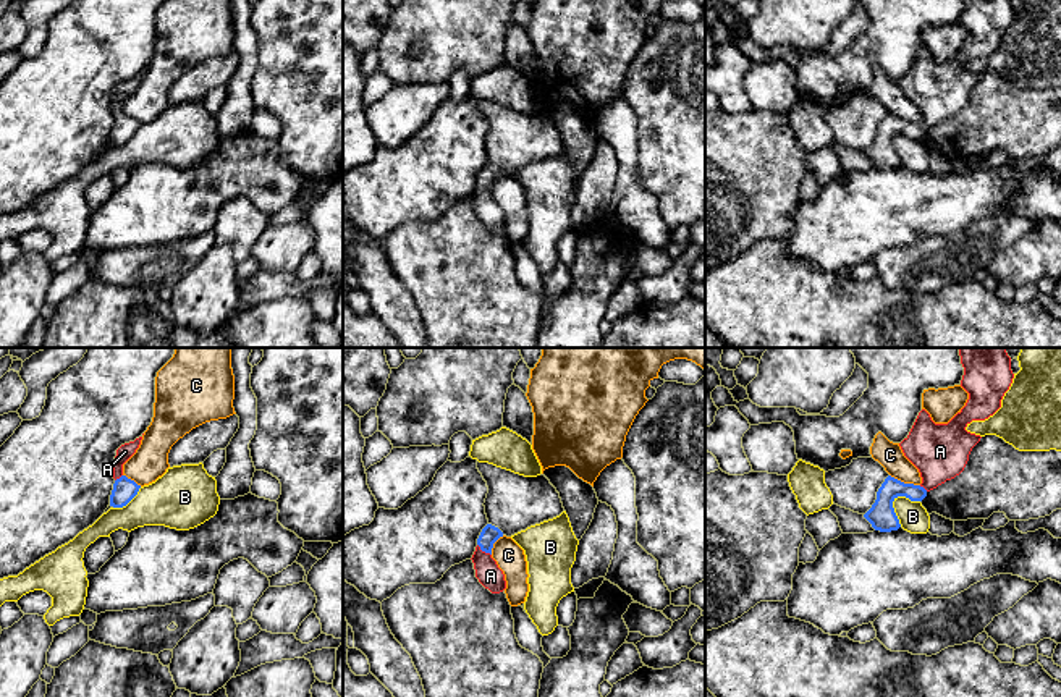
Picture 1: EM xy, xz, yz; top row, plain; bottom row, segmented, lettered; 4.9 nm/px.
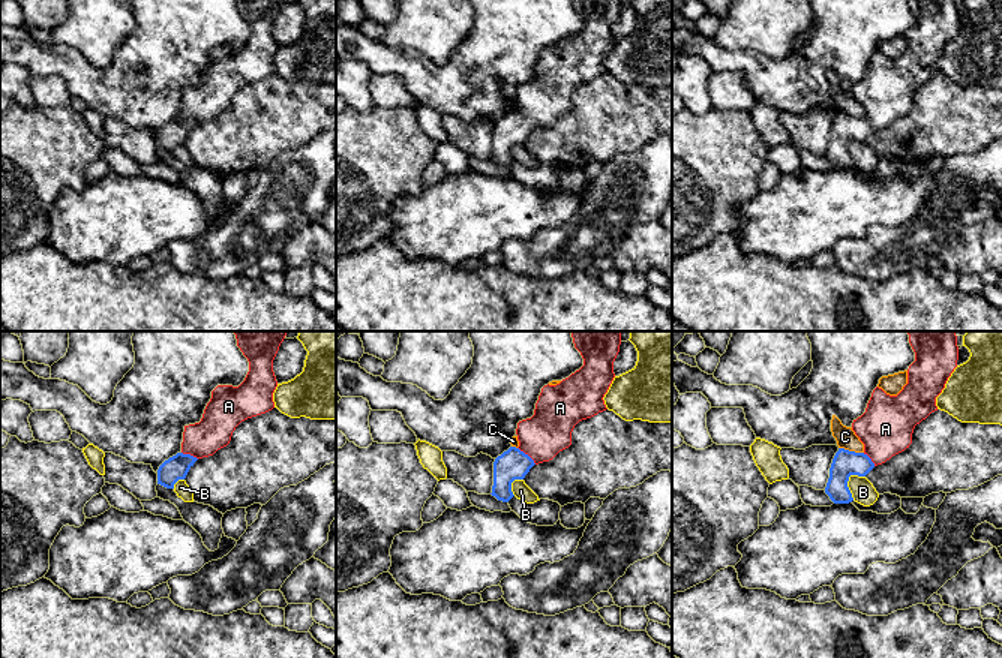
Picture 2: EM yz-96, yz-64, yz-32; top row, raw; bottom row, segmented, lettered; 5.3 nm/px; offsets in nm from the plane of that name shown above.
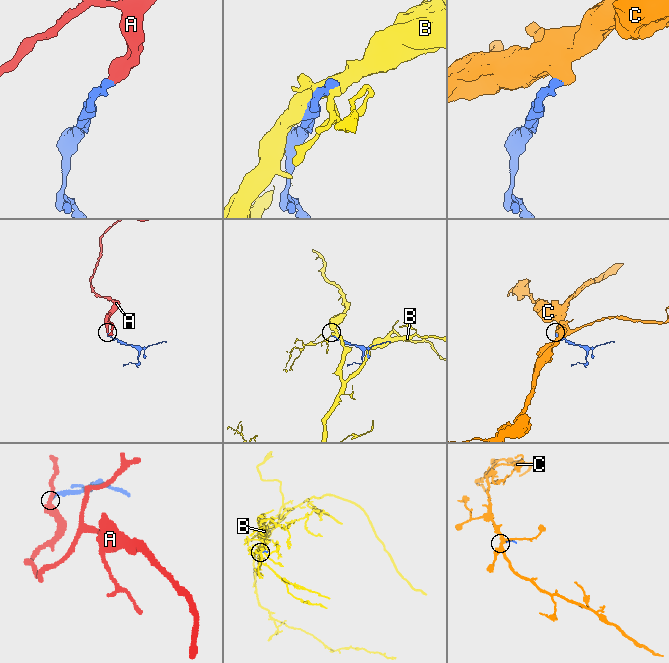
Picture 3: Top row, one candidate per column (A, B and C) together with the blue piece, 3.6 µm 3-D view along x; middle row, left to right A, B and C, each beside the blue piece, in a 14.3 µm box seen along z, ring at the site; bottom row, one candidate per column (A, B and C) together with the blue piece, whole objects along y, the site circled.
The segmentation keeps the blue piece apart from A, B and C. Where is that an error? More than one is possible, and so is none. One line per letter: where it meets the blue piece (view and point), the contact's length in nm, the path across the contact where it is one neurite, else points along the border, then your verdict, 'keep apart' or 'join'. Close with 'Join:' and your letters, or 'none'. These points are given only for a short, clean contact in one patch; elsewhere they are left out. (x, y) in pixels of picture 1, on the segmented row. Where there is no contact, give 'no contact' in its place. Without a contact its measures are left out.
A: meets blue in xz at (484, 550); contact 90 nm long; runs through xz (490, 534), (484, 550), (484, 565), (490, 576); join
B: meets blue in yz at (893, 500); contact 170 nm long; keep apart
C: meets blue in yz at (903, 482); contact 160 nm long; border along yz (890, 474), (919, 485); keep apart
Join: A

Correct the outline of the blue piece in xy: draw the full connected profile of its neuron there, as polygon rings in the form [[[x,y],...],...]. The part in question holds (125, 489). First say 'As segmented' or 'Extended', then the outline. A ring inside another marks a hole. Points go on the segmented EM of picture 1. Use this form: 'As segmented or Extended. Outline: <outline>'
Extended. Outline: [[[142,437],[134,441],[125,443],[116,450],[116,456],[113,461],[113,490],[110,495],[110,506],[123,508],[126,506],[139,492],[141,485],[134,480],[128,479],[123,474],[123,464],[136,453],[141,445]]]

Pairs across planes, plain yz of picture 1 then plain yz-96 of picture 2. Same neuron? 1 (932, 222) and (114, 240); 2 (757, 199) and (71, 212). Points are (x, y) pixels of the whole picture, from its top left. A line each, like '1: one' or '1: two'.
1: one
2: two

